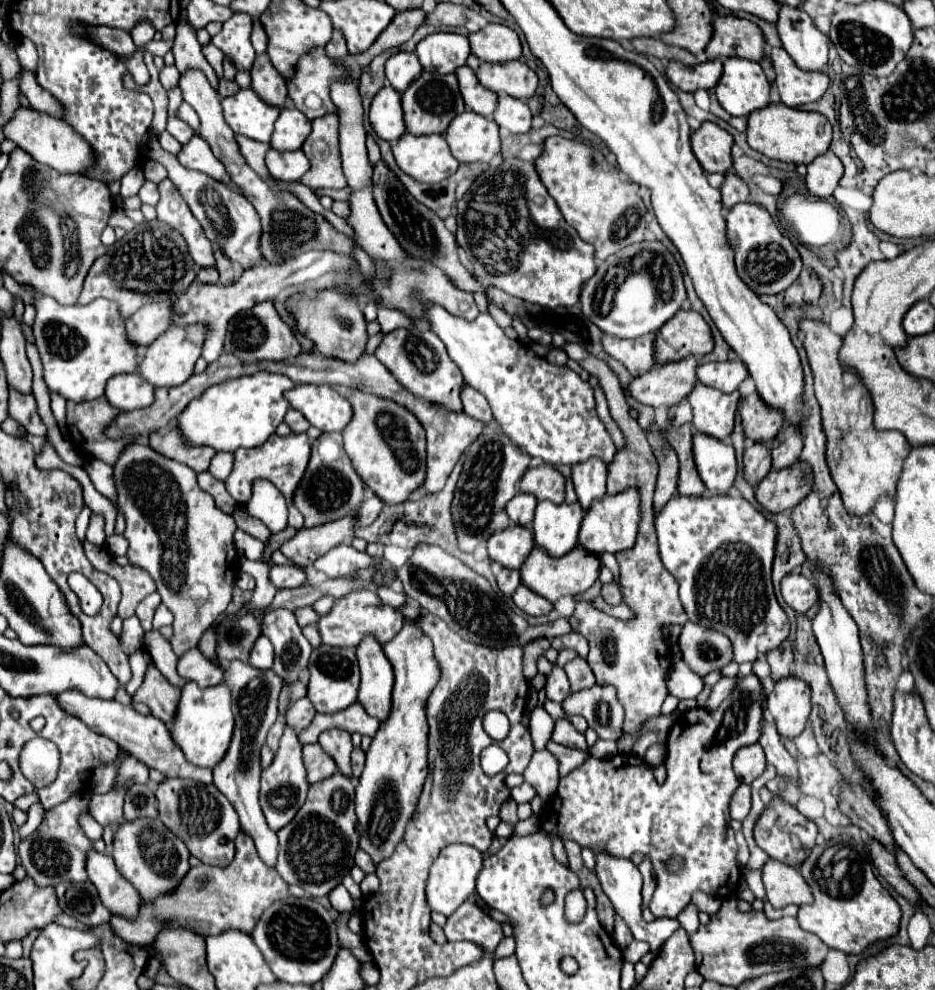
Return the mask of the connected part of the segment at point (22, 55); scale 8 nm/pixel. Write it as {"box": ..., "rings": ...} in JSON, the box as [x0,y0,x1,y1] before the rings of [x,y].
{"box":[17,40,39,74],"rings":[[[21,40],[21,42],[19,42],[19,46],[17,46],[17,56],[19,56],[21,66],[23,66],[25,70],[29,70],[31,74],[35,74],[39,56],[37,56],[37,50],[35,50],[35,46],[33,46],[31,40]]]}

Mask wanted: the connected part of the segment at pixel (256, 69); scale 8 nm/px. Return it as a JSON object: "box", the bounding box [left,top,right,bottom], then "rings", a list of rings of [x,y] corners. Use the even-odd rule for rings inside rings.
{"box":[251,54,287,108],"rings":[[[261,54],[255,58],[251,68],[251,90],[257,92],[257,96],[267,102],[269,106],[283,108],[287,100],[287,86],[283,76],[267,62],[267,54]]]}

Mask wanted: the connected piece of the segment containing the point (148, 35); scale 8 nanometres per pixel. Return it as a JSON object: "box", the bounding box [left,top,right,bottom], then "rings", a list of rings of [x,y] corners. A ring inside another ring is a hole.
{"box":[131,20,155,48],"rings":[[[143,20],[141,24],[135,24],[135,28],[131,28],[131,38],[135,42],[137,48],[145,46],[147,42],[153,40],[155,35],[155,28],[149,20]]]}

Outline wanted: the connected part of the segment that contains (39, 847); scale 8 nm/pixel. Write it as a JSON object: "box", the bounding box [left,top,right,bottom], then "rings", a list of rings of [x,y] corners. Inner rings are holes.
{"box":[19,794,91,886],"rings":[[[75,794],[75,798],[69,798],[67,802],[47,810],[35,834],[19,844],[21,864],[27,870],[27,876],[31,876],[37,886],[57,886],[61,882],[87,880],[85,854],[91,848],[91,842],[87,840],[87,836],[77,824],[79,810],[87,810],[87,808],[89,808],[89,794]]]}

